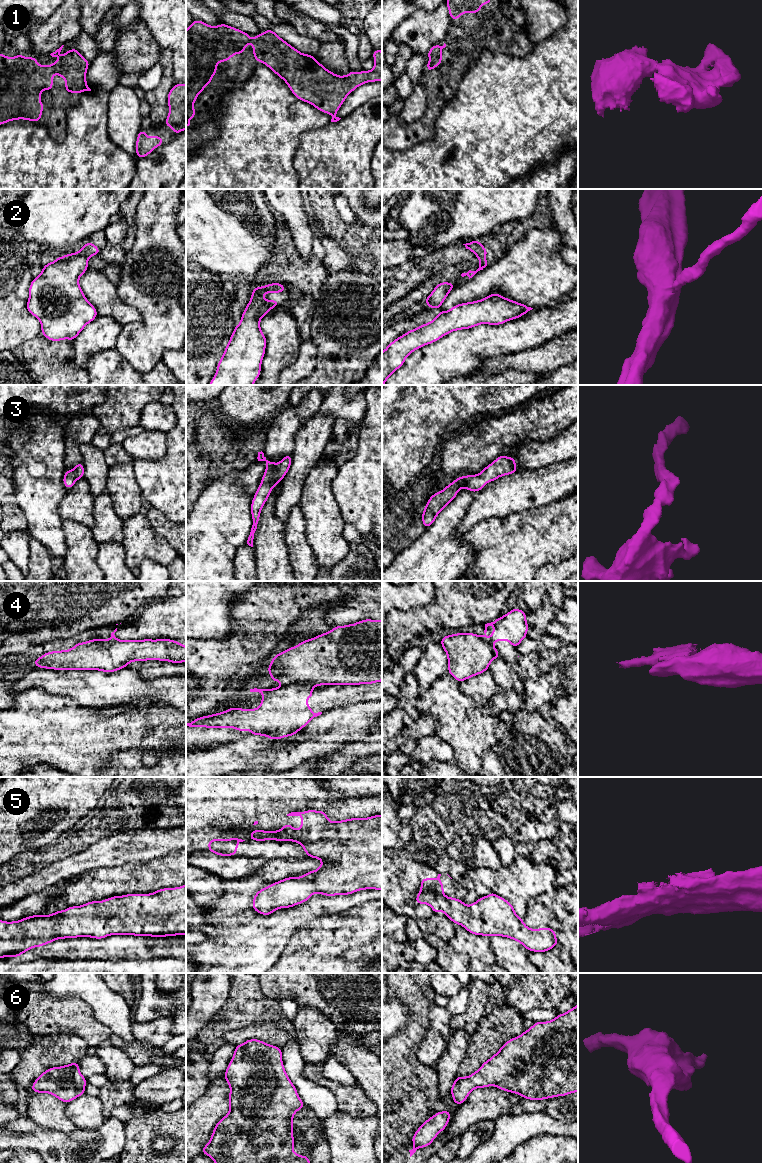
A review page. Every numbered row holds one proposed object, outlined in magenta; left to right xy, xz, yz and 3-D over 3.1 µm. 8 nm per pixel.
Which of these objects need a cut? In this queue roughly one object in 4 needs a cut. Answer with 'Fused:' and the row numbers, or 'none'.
Fused: 4

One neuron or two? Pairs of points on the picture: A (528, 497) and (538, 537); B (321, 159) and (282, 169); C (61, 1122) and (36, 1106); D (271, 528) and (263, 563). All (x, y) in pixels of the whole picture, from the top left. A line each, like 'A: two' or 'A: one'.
A: two
B: two
C: one
D: one

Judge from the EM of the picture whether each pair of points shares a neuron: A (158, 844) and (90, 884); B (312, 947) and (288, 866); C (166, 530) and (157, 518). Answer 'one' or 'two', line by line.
A: two
B: two
C: one

